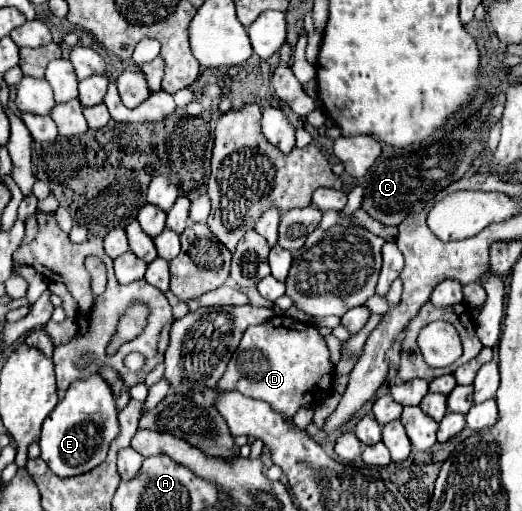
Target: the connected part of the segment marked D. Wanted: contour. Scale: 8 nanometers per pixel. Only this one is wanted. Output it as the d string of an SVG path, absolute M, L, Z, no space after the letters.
M274 316L264 324L258 326L250 326L244 336L242 342L238 346L238 350L232 354L228 368L224 372L224 376L218 382L220 390L238 390L244 396L252 396L258 400L268 402L276 412L292 418L294 412L304 406L314 402L316 398L320 400L330 388L332 388L332 364L330 364L330 352L326 346L324 336L318 332L316 326L310 326L306 322L300 322L288 316Z

